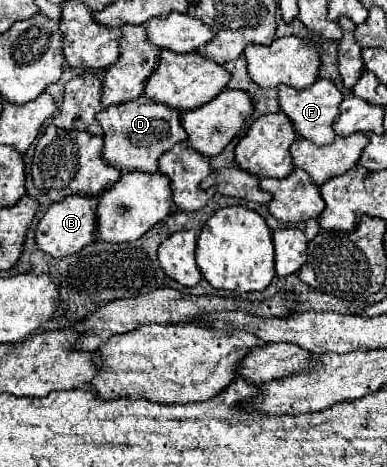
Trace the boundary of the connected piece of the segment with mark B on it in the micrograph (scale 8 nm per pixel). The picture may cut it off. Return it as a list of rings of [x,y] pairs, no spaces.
[[[67,196],[65,200],[51,204],[35,228],[37,248],[53,258],[61,258],[75,254],[87,244],[91,244],[95,240],[95,208],[95,196]]]

